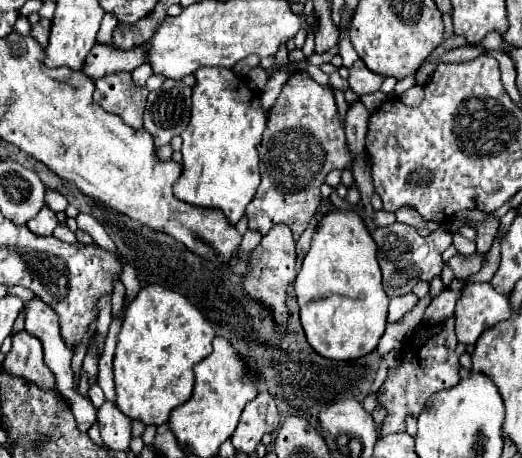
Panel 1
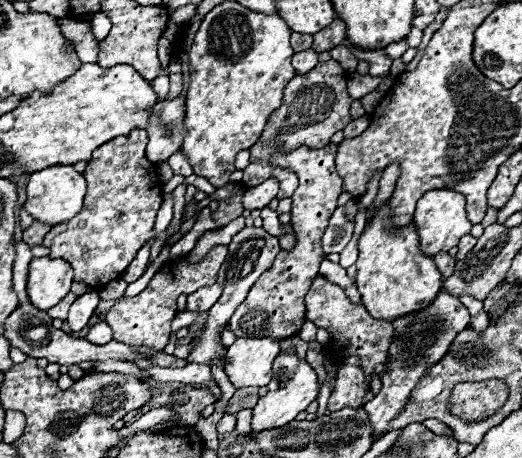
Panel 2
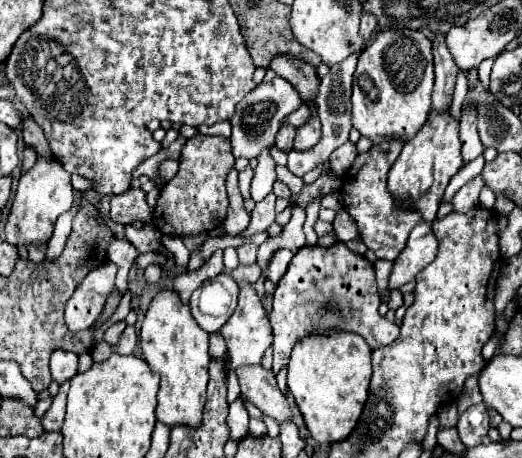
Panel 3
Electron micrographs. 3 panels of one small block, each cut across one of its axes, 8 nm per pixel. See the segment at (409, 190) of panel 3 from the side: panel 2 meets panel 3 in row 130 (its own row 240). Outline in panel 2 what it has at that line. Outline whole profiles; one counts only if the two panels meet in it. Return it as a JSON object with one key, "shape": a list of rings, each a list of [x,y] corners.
{"shape":[[[430,190],[418,200],[414,212],[414,224],[416,224],[422,254],[434,256],[438,252],[448,252],[450,248],[458,246],[458,240],[464,234],[470,234],[472,224],[466,218],[464,206],[466,206],[466,198],[454,190]]]}

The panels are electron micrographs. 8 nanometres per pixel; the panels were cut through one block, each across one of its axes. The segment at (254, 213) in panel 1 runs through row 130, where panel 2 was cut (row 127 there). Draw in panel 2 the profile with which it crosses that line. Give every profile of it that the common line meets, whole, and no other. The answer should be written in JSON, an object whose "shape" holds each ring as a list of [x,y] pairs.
{"shape":[[[336,60],[320,62],[308,74],[294,76],[288,82],[288,86],[284,88],[282,106],[270,114],[258,142],[254,146],[250,146],[250,164],[244,170],[242,184],[246,188],[254,188],[268,178],[276,178],[280,182],[280,190],[278,190],[276,198],[278,200],[290,198],[294,194],[296,186],[298,186],[298,178],[296,178],[294,172],[270,164],[272,154],[276,154],[278,150],[288,152],[288,150],[294,150],[294,148],[300,148],[300,146],[308,146],[308,148],[328,146],[330,138],[336,132],[344,130],[346,124],[352,122],[350,102],[352,102],[352,98],[346,92],[346,74],[340,66],[336,66]]]}

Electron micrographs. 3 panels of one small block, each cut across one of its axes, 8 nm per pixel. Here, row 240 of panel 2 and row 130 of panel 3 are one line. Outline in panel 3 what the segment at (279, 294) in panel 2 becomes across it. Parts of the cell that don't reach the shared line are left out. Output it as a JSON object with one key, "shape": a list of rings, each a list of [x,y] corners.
{"shape":[[[308,102],[306,105],[312,112],[312,118],[310,118],[304,126],[298,128],[296,138],[294,138],[294,150],[300,150],[300,152],[314,148],[316,142],[320,140],[320,136],[322,136],[322,132],[320,132],[320,120],[318,120],[317,116],[316,103]]]}

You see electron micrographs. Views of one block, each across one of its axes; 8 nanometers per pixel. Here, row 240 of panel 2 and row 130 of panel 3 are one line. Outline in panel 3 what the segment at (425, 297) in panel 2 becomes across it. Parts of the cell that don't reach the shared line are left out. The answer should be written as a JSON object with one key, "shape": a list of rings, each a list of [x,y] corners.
{"shape":[[[386,30],[376,34],[376,38],[360,52],[352,84],[352,124],[362,136],[370,138],[374,144],[384,140],[408,142],[426,124],[434,84],[434,64],[430,50],[430,40],[418,30]]]}

